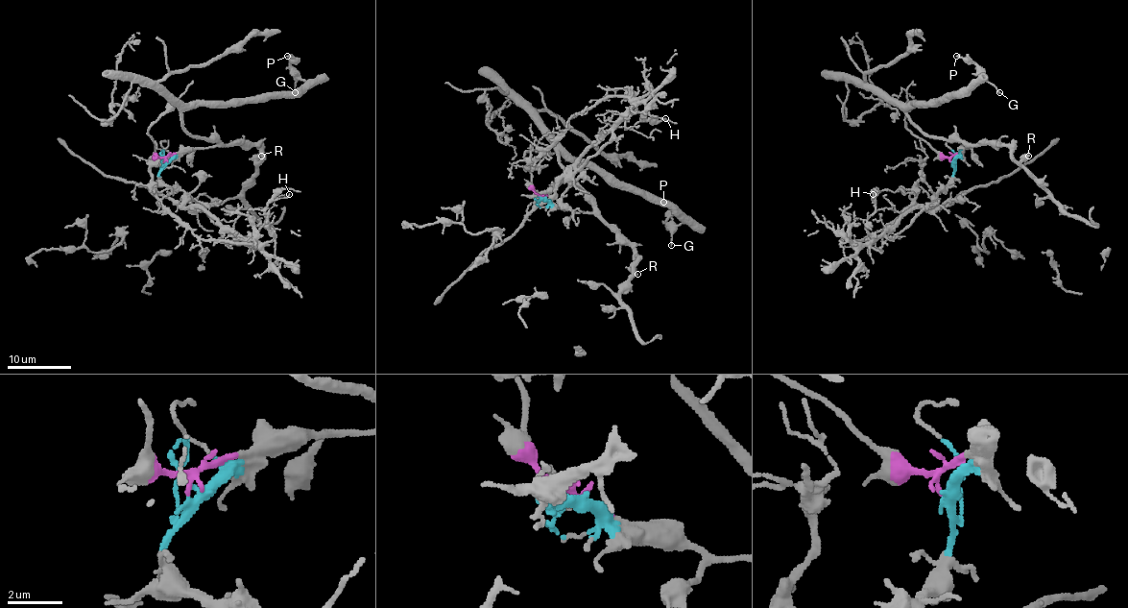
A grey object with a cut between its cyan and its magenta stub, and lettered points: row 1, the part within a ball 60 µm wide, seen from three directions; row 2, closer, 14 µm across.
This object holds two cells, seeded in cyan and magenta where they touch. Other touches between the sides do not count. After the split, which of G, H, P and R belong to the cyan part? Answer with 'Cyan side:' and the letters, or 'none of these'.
Cyan side: H

